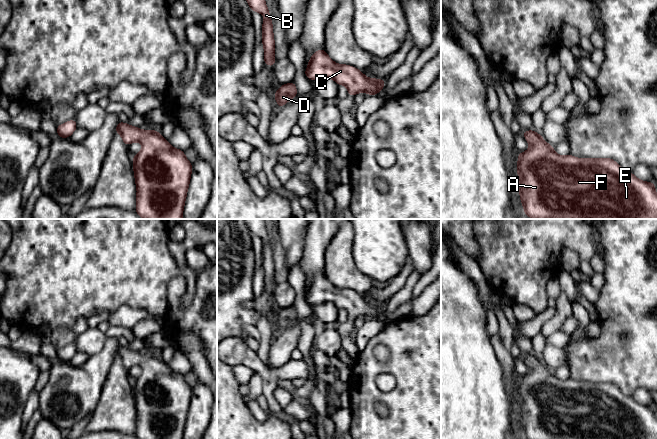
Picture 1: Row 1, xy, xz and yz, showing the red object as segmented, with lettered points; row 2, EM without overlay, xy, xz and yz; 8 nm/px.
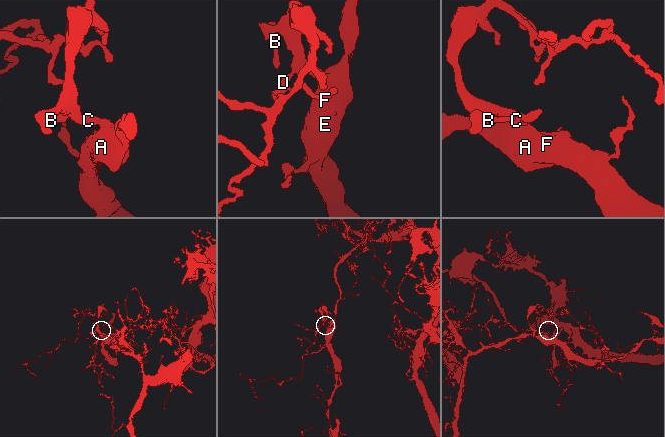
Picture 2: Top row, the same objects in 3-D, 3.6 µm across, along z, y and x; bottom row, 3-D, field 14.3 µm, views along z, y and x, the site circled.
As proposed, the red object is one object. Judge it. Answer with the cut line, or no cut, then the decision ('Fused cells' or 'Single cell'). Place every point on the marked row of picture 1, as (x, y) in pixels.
No split. Single cell

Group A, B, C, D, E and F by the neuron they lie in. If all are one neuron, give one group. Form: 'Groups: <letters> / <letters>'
Groups: A B C D E F

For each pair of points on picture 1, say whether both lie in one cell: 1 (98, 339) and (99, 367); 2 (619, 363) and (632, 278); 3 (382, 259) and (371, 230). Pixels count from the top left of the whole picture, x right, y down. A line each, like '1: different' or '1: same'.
1: different
2: same
3: same

